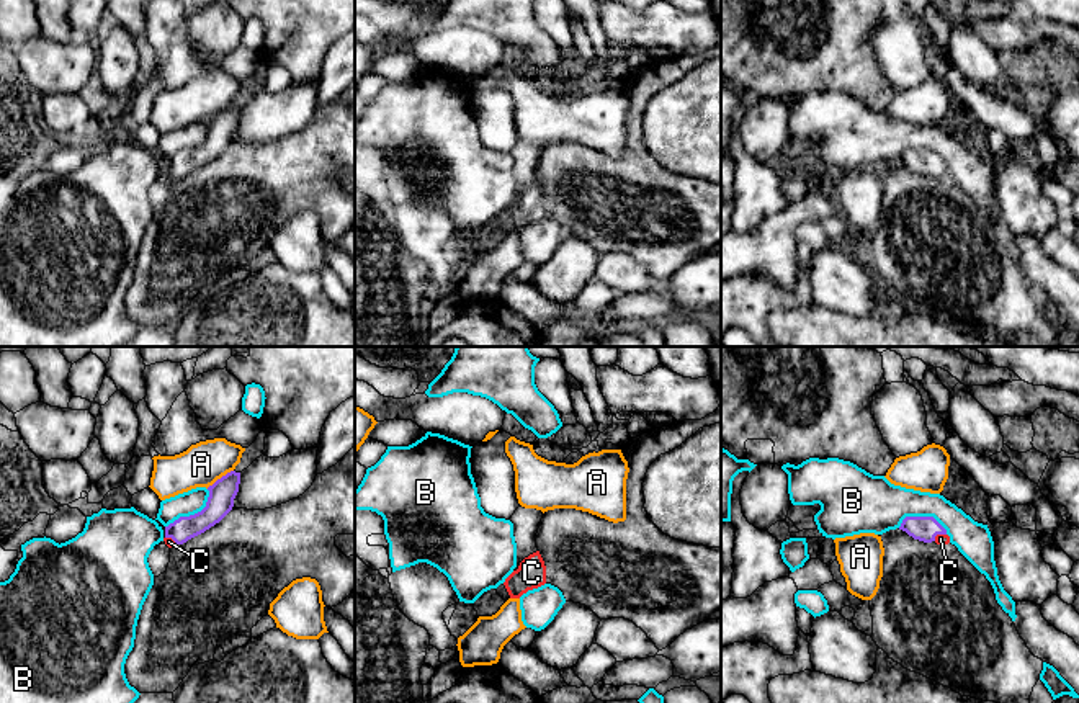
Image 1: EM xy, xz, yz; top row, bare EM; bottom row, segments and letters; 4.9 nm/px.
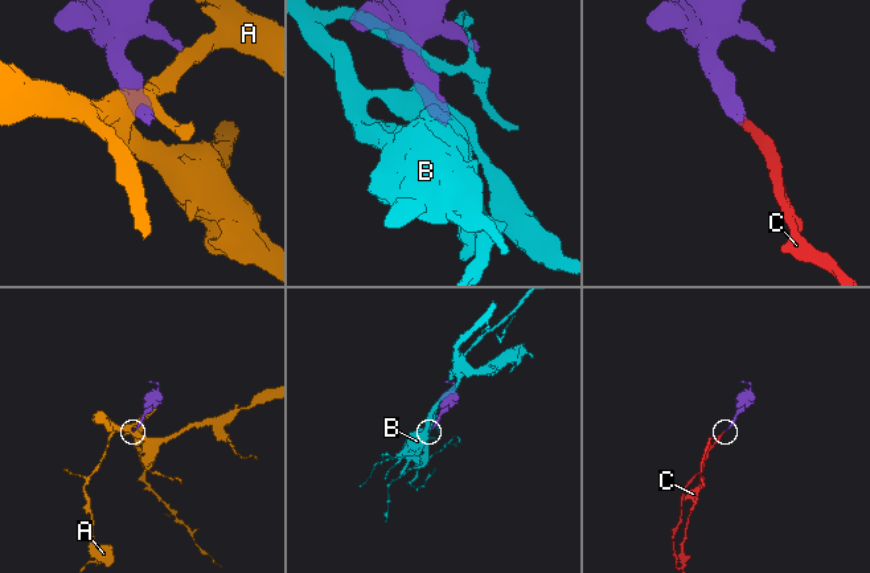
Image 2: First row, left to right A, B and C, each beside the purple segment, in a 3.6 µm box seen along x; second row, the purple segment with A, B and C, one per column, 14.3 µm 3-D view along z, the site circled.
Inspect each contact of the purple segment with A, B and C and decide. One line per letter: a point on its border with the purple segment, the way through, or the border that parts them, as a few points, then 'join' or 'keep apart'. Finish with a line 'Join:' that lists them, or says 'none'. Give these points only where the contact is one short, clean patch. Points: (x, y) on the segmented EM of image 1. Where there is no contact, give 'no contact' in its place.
A: contact xy (221, 478); keep apart
B: contact xy (192, 515); keep apart
C: contact yz (939, 533); way yz (924, 528), (939, 533), (940, 538); join
Join: C

